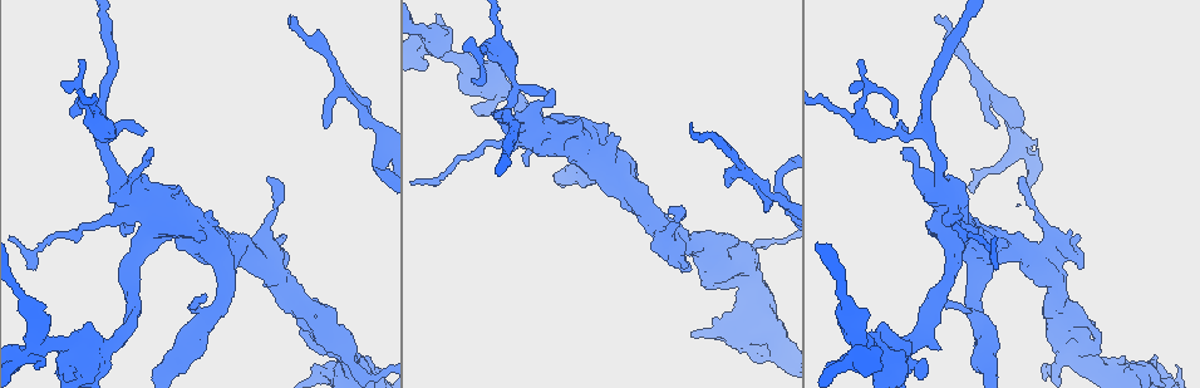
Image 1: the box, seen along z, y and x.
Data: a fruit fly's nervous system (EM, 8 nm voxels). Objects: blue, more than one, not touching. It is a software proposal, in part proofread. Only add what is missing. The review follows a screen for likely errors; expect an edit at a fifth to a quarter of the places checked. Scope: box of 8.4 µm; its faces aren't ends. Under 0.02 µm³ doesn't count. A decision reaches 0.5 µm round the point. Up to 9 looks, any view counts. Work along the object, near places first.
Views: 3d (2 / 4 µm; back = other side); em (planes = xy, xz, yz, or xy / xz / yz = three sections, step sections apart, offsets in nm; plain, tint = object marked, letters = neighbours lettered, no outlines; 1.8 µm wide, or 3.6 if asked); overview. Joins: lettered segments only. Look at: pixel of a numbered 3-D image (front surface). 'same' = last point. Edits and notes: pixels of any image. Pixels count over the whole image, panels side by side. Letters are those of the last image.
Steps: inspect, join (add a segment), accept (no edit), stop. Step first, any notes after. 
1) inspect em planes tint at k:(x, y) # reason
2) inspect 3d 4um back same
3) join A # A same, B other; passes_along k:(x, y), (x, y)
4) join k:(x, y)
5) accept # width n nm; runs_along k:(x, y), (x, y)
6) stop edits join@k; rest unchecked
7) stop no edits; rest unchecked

inspect em planes plain at 1:(1041, 221) # sudden change in width

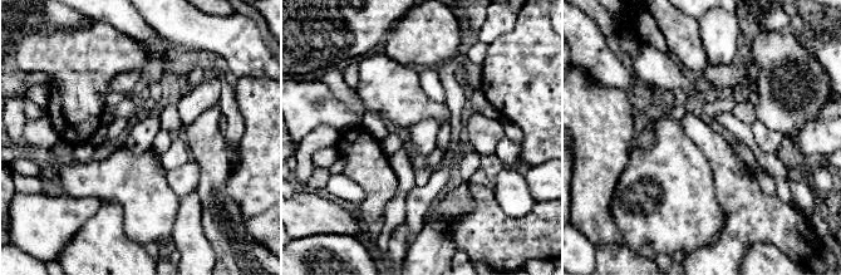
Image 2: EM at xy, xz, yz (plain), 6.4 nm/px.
inspect em planes tint same

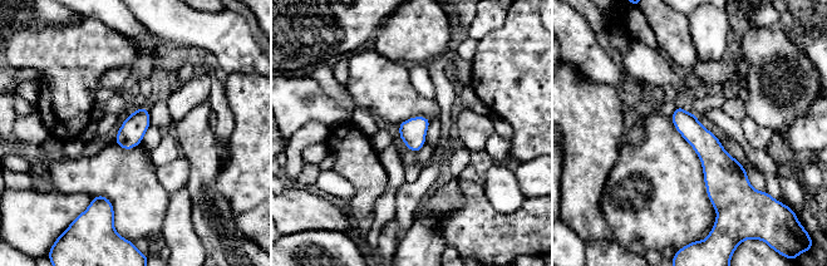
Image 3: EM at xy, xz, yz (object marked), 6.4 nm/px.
inspect em planes letters same # see the neighbours

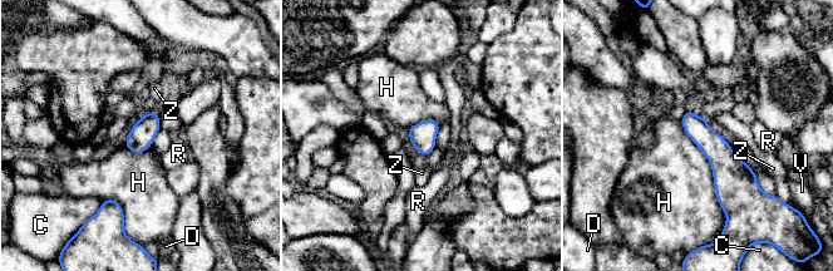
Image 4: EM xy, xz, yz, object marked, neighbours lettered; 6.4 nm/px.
accept # width 160 nm; longest_contact H 650 nm; C other, D other, H other, R other, V other, Z other; no lettered segment goes on from it

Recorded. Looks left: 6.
inspect 3d 2um at 1:(996, 126) # free end

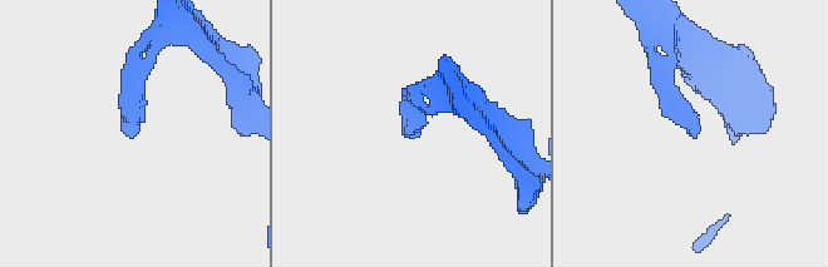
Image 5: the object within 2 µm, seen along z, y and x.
inspect em xz step 4 tint at 5:(126, 134) # now the EM

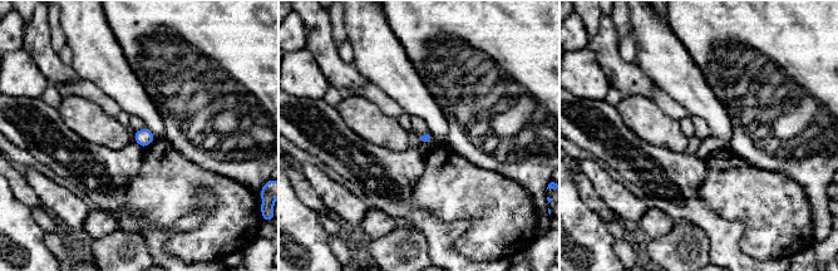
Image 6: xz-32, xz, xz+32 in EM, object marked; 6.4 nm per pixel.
inspect em yz step 4 letters same # another direction

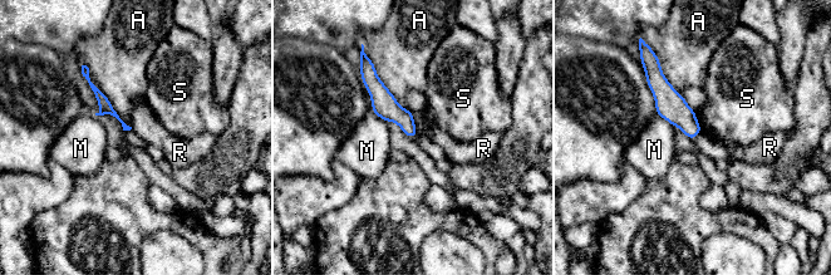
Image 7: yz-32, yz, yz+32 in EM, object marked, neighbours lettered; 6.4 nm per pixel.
accept # A other, M other, R other, S other; runs_along 7:(365, 78), (413, 132); none of them fits

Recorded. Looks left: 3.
inspect 3d 2um at 1:(934, 20)

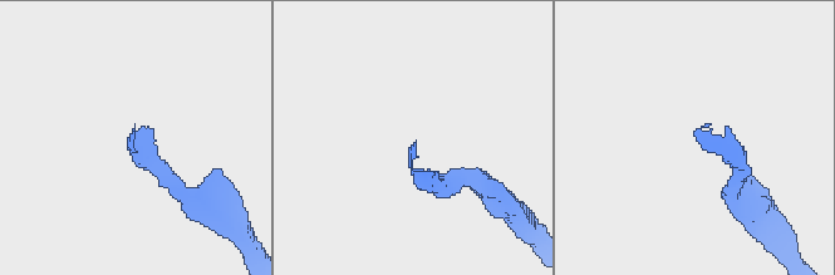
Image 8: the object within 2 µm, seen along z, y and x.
inspect em xy step 4 tint at 8:(134, 128)

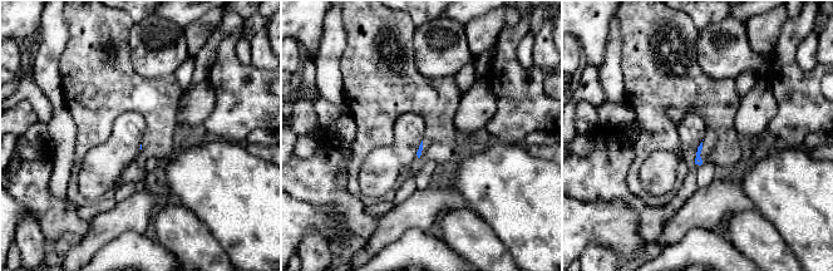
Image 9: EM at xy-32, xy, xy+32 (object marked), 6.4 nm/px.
inspect em planes letters same # another direction

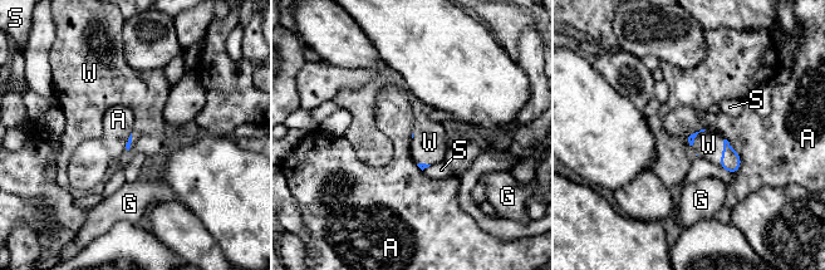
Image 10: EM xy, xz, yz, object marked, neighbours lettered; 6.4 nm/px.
join 10:(708, 145) # A other, G other, S other, W same; passes_along 10:(730, 160), (722, 152), (708, 145); it goes on there

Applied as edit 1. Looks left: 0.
stop edits join@10; rest unchecked

